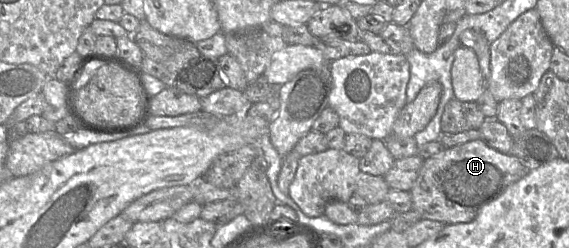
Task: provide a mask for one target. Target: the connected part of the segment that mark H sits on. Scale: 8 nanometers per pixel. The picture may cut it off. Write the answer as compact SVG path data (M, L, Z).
M482 139L445 148L424 160L410 190L412 210L418 212L422 219L445 224L471 222L486 203L527 173L528 169L517 157L492 148Z

